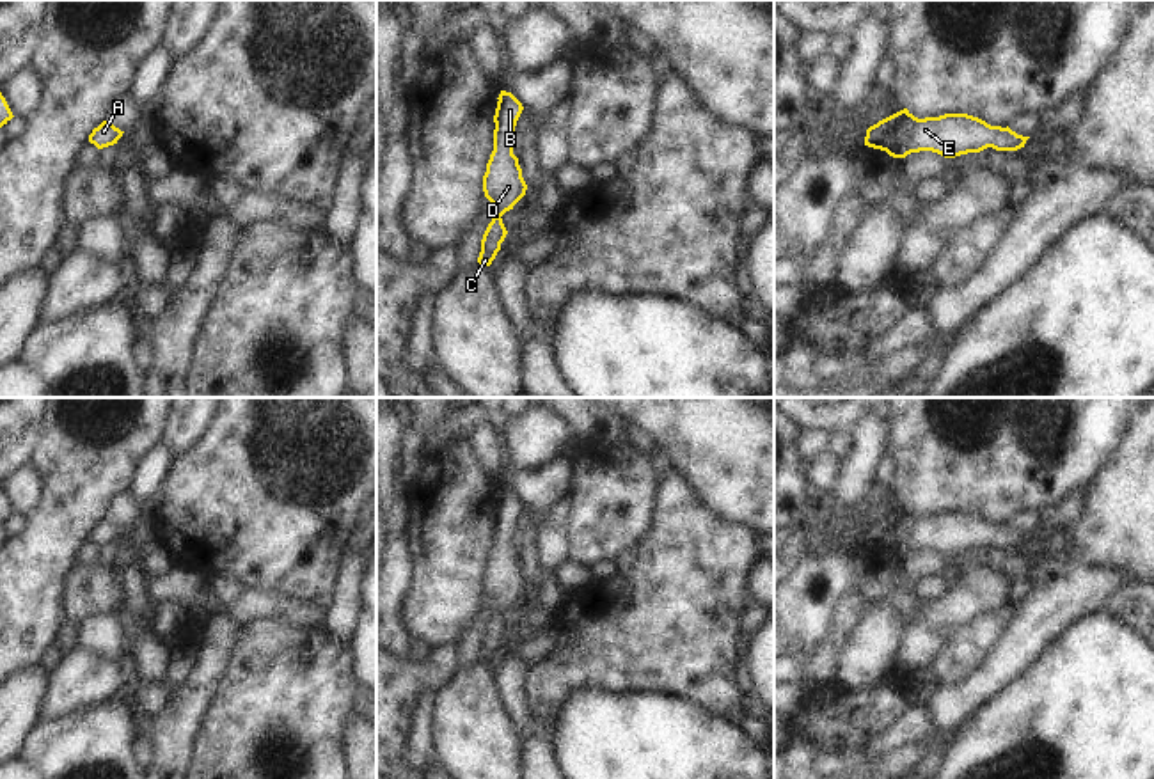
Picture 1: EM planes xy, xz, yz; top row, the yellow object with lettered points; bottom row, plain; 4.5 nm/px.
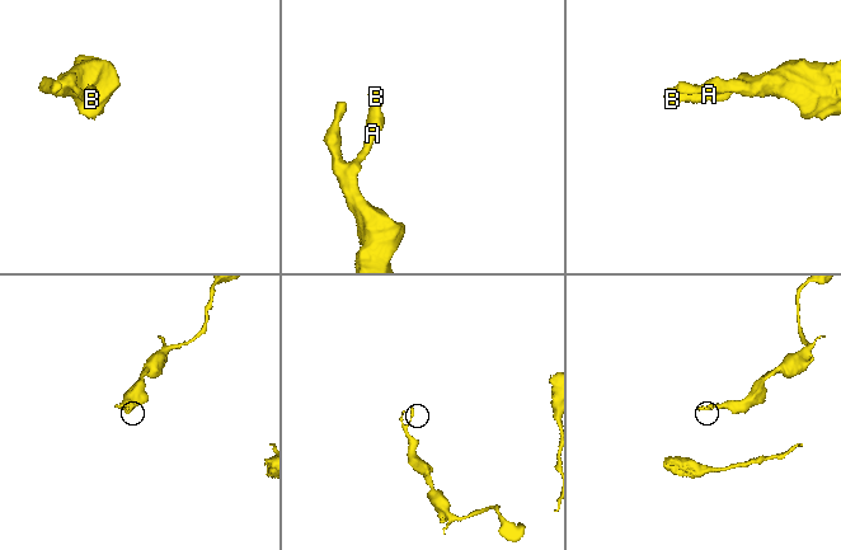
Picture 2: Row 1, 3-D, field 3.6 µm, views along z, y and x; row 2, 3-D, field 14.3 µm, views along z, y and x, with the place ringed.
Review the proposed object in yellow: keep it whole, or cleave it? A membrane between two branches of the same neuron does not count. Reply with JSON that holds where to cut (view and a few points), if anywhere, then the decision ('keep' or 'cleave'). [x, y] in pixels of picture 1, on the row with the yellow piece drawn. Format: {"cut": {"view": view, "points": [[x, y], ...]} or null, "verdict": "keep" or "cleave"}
{"cut": null, "verdict": "keep"}

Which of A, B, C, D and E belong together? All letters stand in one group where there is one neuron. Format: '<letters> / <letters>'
A B C D E

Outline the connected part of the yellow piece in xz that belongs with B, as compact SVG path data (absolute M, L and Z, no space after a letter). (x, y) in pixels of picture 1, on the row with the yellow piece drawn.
M501 90L497 99L494 115L494 151L483 176L483 192L494 208L494 218L483 234L481 252L478 257L478 263L483 266L492 264L508 234L501 216L513 209L527 190L518 158L513 154L513 131L524 106L511 92L506 90Z

